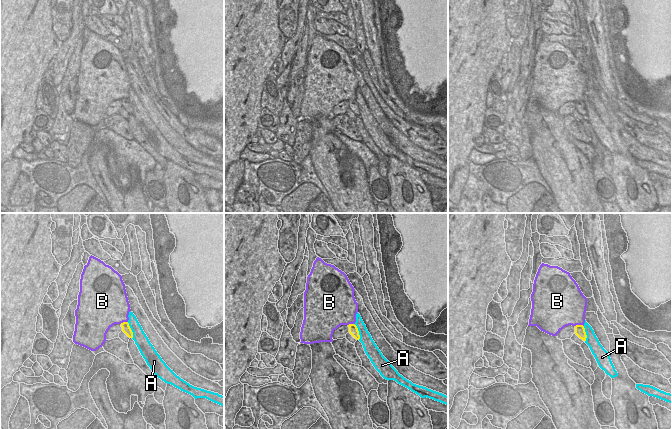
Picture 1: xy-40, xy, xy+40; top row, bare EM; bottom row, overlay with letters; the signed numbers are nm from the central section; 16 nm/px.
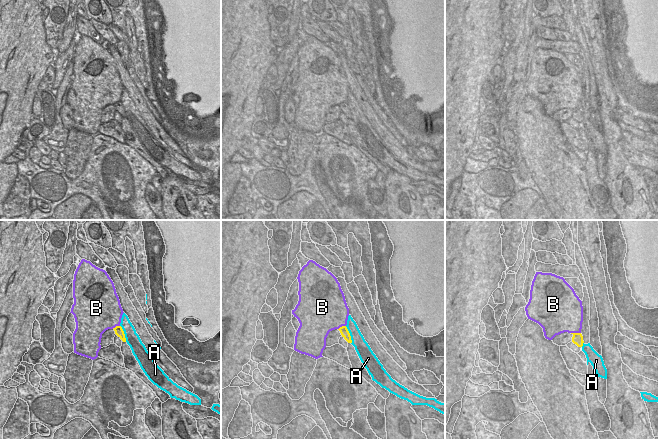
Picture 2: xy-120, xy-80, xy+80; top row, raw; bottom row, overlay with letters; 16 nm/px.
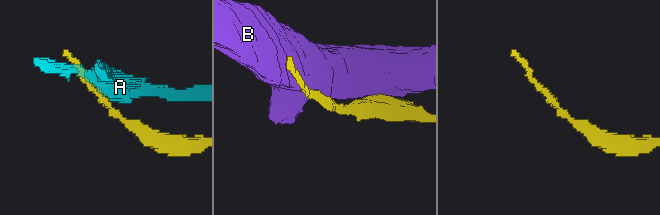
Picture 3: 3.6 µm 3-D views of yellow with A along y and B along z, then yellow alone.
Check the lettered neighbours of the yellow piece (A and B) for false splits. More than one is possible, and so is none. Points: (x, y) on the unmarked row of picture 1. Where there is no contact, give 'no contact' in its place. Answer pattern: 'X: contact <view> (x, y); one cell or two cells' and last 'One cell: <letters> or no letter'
A: contact xy-40 (131, 106); two cells
B: contact xy+40 (579, 101); two cells
One cell: no letter

